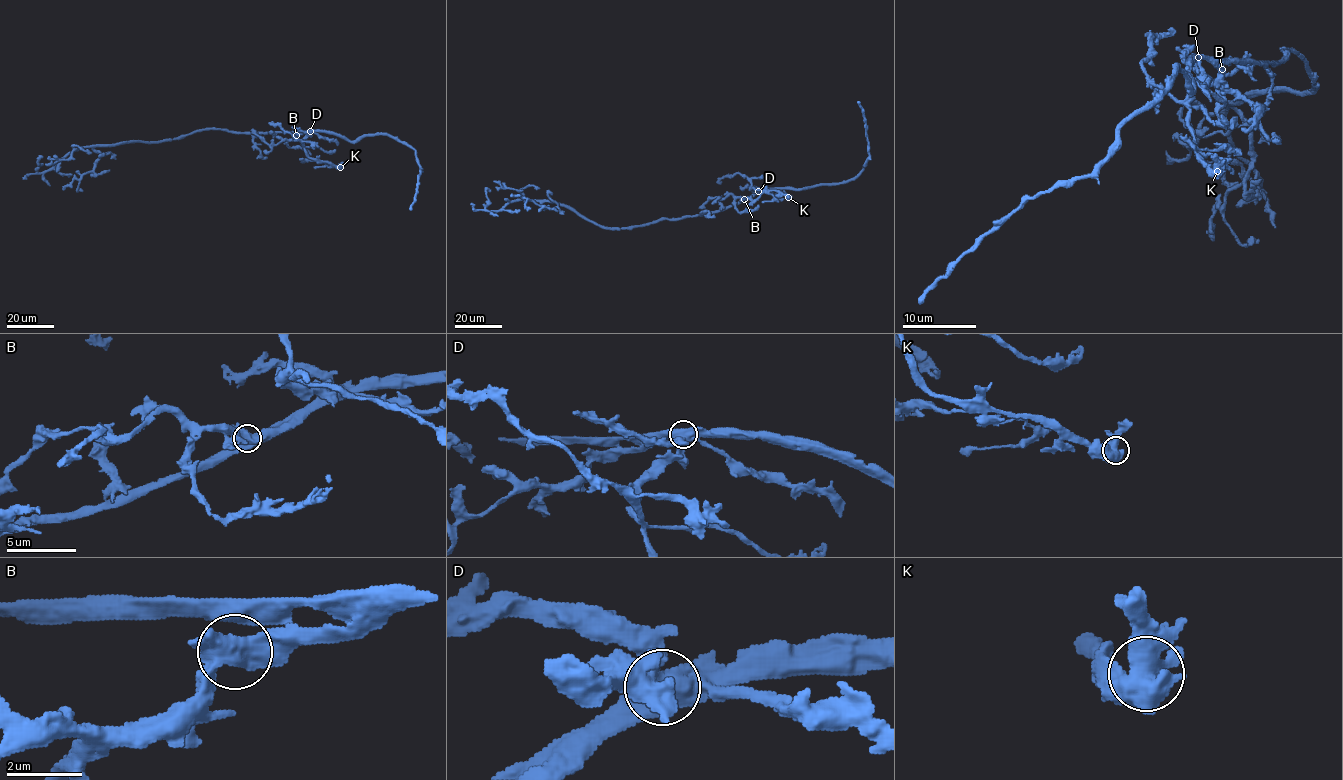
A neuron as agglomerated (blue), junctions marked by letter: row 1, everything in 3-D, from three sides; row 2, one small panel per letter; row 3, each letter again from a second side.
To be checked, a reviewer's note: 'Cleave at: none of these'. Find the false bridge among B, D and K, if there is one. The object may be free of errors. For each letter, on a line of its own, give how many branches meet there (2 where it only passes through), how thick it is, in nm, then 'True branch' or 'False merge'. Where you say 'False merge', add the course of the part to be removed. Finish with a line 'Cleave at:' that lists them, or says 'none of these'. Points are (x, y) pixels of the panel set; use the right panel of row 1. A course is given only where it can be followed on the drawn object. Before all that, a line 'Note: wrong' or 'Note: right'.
Note: right
B: Branches: 3. Thickness 550 nm. True branch
D: Branches: 4. Thickness 650 nm. True branch
K: Branches: 4. Thickness 600 nm. True branch
Cleave at: none of these

